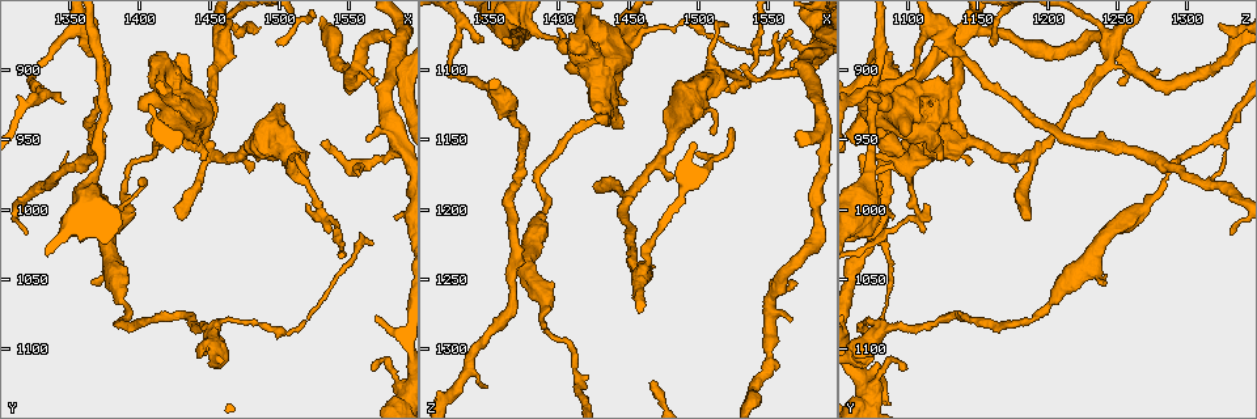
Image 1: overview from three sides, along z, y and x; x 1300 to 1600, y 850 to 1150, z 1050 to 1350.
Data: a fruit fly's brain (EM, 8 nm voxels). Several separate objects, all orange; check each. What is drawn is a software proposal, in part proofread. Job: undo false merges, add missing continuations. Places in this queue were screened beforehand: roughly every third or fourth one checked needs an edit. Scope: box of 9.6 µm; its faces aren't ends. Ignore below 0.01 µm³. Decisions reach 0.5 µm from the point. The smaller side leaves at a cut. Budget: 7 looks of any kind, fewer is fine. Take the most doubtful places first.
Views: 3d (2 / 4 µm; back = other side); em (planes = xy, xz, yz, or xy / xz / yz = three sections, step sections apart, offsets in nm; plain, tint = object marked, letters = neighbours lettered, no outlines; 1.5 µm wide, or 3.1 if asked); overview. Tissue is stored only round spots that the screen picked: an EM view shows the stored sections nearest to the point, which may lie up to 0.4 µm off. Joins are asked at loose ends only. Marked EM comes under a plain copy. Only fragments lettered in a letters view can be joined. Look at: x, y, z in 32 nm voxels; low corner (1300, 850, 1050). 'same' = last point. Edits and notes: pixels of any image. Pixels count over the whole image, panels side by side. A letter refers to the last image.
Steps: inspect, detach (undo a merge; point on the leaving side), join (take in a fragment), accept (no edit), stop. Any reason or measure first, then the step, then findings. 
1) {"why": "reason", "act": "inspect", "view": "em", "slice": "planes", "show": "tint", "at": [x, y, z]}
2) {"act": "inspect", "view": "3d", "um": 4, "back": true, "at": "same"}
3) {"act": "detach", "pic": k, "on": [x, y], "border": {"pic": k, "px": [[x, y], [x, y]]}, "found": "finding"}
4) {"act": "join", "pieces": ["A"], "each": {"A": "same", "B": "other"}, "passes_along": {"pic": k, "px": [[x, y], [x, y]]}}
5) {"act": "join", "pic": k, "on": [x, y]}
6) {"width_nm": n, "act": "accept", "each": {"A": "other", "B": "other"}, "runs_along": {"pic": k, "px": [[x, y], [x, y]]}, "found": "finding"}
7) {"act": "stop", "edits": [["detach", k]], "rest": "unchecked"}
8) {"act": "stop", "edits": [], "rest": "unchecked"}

{"why": "branch stops here", "act": "inspect", "view": "em", "slice": "xz", "step": 8, "show": "tint", "at": [1448, 964, 1124]}

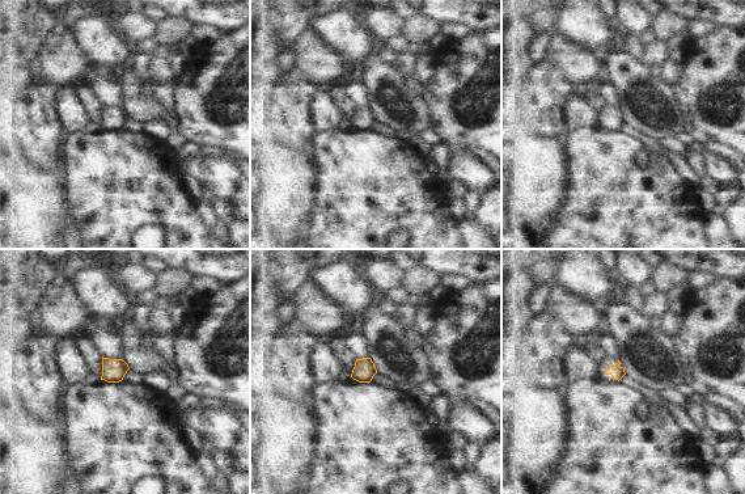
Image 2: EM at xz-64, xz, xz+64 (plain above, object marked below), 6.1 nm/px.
{"act": "inspect", "view": "em", "slice": "yz", "step": 4, "show": "letters", "at": "same"}

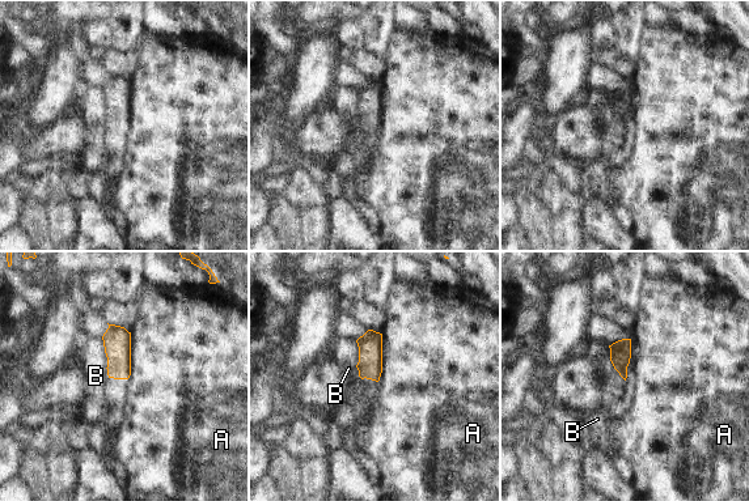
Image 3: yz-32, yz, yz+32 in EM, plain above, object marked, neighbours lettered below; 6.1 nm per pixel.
{"longest_contact_nm": ["A", 280], "act": "accept", "each": {"A": "other", "B": "other"}, "found": "none of them fits"}

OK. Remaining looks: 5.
{"why": "an open end", "act": "inspect", "view": "3d", "um": 2, "at": [1510, 968, 1148]}

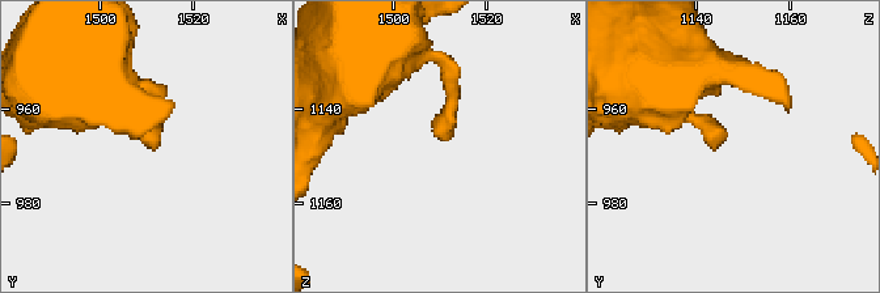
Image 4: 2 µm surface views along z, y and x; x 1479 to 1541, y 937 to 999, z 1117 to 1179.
{"why": "need the tissue", "act": "inspect", "view": "em", "slice": "yz", "step": 8, "show": "letters", "at": [1513, 966, 1147]}

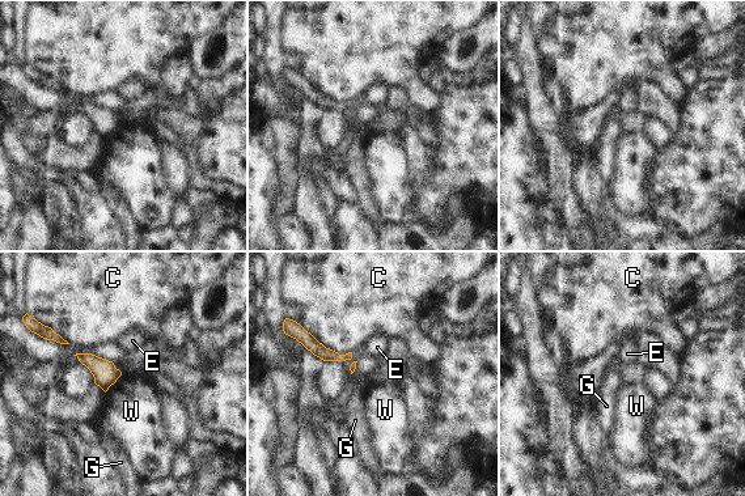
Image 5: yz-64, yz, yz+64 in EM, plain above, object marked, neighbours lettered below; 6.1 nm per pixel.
{"why": "cut it another way", "act": "inspect", "view": "em", "slice": "planes", "show": "letters", "at": "same"}

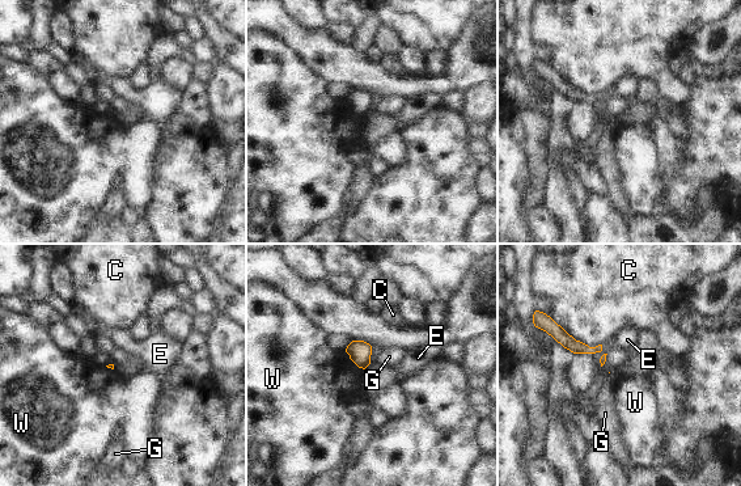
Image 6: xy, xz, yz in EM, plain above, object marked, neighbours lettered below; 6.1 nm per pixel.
{"act": "accept", "each": {"C": "other", "E": "other", "G": "other", "W": "other"}, "border": {"pic": 6, "px": [[344, 351], [364, 370]]}, "found": "no lettered fragment goes on from it"}

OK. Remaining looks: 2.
{"why": "branch stops here", "act": "inspect", "view": "3d", "um": 4, "at": [1412, 888, 1088]}

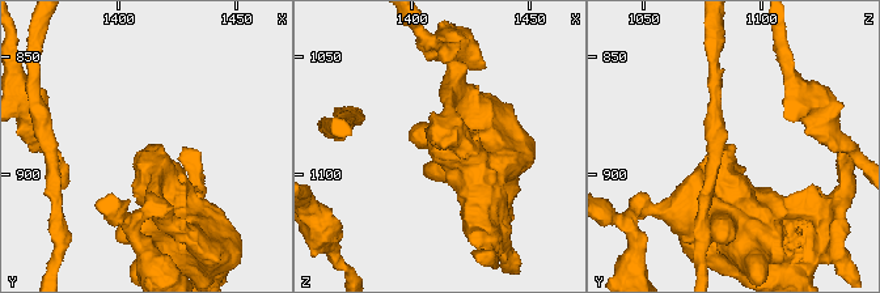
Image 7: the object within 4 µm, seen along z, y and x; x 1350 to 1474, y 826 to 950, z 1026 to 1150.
{"why": "now the EM", "act": "inspect", "view": "em", "slice": "yz", "step": 8, "show": "letters", "at": [1413, 886, 1088]}

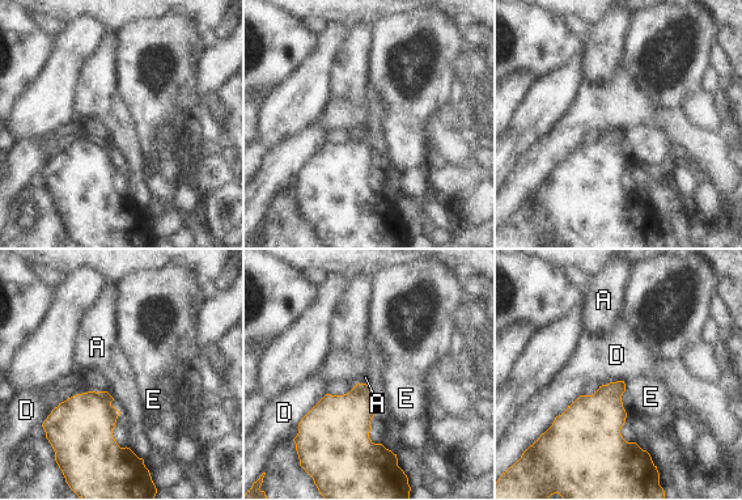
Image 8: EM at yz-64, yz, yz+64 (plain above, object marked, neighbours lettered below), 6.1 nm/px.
{"longest_contact_nm": ["D", 300], "act": "accept", "each": {"A": "other", "D": "other", "E": "other"}, "border": {"pic": 8, "px": [[580, 394], [547, 428]]}, "found": "no lettered fragment goes on from it"}

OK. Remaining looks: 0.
{"act": "stop", "edits": [], "rest": "unchecked"}

